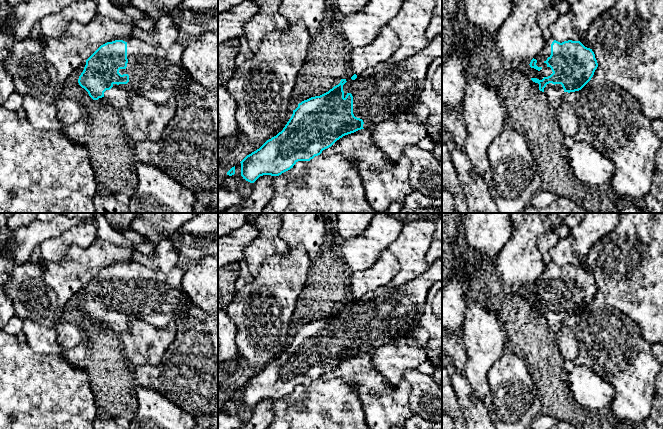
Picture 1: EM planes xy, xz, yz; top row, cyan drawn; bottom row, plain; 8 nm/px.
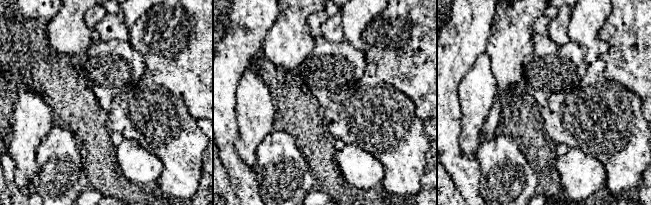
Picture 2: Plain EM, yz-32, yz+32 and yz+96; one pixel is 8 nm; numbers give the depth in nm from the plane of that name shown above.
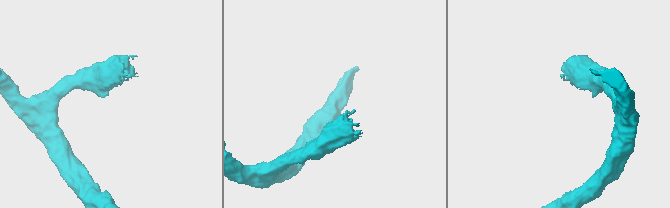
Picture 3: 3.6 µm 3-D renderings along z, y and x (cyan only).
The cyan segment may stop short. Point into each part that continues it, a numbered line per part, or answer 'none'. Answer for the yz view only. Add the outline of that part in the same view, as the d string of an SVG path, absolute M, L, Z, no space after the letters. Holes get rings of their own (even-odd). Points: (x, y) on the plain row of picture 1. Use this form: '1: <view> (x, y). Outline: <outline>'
1: yz (546, 295). Outline: M550 261L549 263L545 264L541 276L534 281L534 283L537 284L536 289L542 292L540 295L531 292L530 289L526 291L527 296L531 302L537 302L539 304L542 304L544 301L548 301L553 297L551 292L548 291L547 288L545 287L547 282L550 281L551 279L551 268L553 265L554 265L553 261Z

